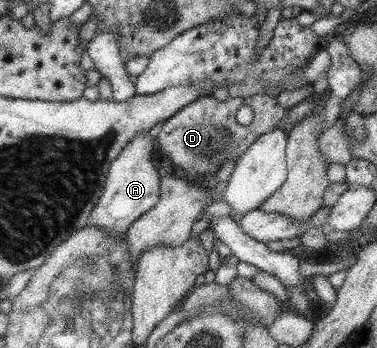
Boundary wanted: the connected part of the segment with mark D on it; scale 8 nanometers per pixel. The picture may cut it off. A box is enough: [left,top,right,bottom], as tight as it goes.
[155,93,286,176]

